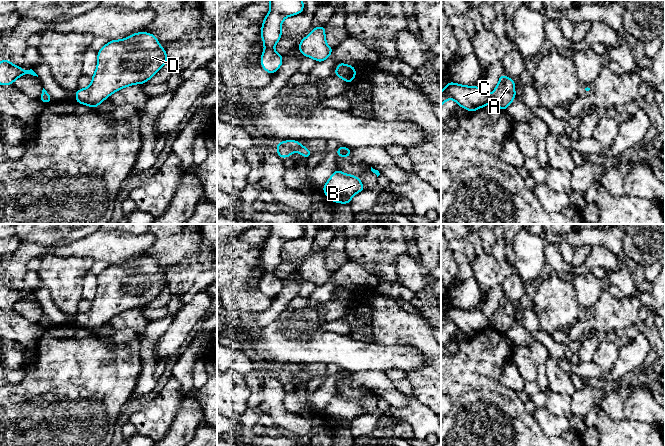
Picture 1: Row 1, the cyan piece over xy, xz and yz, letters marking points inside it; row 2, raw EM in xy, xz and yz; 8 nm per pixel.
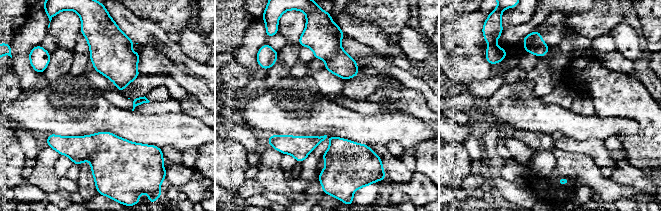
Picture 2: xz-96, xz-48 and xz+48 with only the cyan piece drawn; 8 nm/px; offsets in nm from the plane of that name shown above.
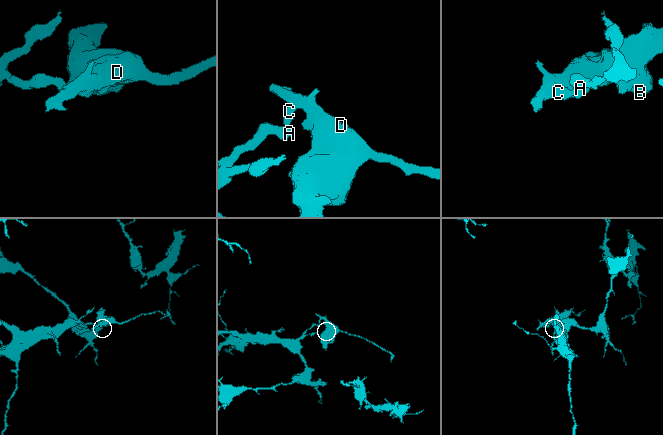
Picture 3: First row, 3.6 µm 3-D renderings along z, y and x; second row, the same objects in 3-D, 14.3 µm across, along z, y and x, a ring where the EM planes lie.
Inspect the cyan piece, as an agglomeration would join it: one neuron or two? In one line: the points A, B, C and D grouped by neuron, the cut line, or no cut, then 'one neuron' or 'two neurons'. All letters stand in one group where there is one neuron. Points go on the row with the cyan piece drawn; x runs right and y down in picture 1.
A / B C D | xz (265, 48), (272, 49) | two neurons

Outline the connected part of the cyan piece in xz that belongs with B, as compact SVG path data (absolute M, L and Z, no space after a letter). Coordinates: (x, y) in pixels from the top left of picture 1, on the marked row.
M337 168L322 189L331 201L343 204L350 204L356 193L365 190L359 177L342 173Z

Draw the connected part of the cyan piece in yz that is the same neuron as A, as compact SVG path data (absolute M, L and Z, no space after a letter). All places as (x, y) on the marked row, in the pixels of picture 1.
M501 74L498 85L490 95L491 103L505 111L511 102L516 98L515 81L512 78Z

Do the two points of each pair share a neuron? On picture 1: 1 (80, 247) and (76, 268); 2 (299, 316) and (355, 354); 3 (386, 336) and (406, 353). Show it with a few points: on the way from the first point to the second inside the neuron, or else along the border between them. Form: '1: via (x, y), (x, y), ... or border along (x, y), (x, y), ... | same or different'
1: border along (55, 254), (60, 256), (89, 256), (94, 261) | different
2: via (313, 330), (330, 347), (341, 350) | same
3: border along (375, 341), (381, 344), (408, 344), (419, 350) | different

